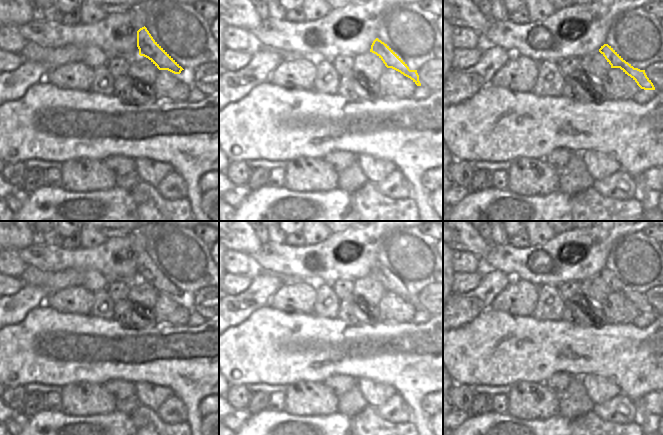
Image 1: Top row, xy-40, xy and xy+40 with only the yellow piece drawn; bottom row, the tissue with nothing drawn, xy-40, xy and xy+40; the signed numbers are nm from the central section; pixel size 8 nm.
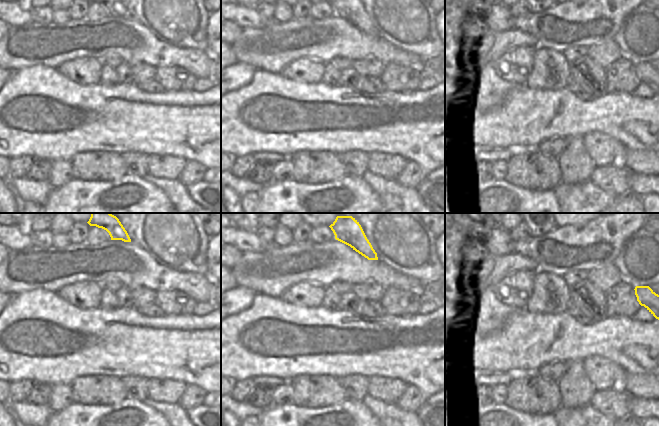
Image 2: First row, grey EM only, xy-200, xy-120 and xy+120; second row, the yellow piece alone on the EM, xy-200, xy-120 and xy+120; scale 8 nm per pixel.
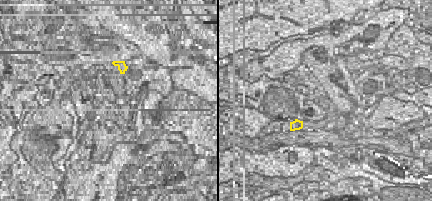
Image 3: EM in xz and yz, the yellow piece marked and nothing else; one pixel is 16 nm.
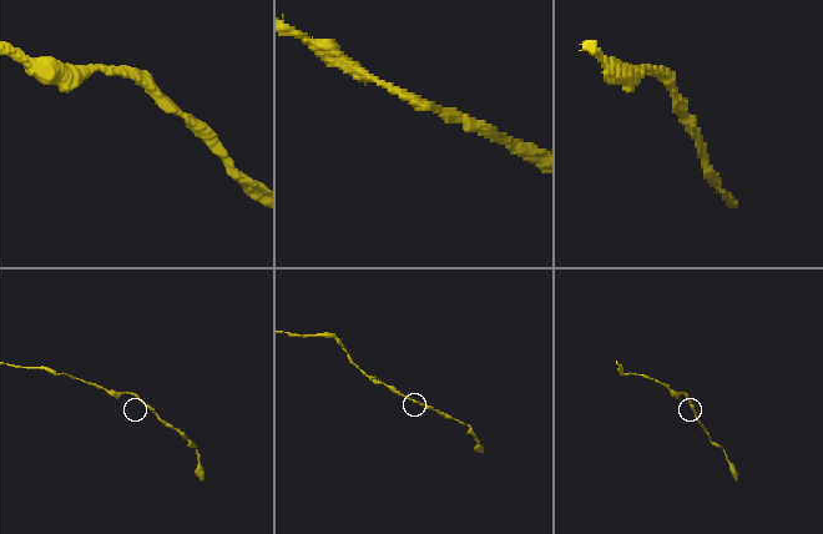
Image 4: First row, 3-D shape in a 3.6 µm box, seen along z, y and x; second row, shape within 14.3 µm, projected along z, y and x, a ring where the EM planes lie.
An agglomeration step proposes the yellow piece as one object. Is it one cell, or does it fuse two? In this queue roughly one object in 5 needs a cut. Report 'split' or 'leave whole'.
leave whole

